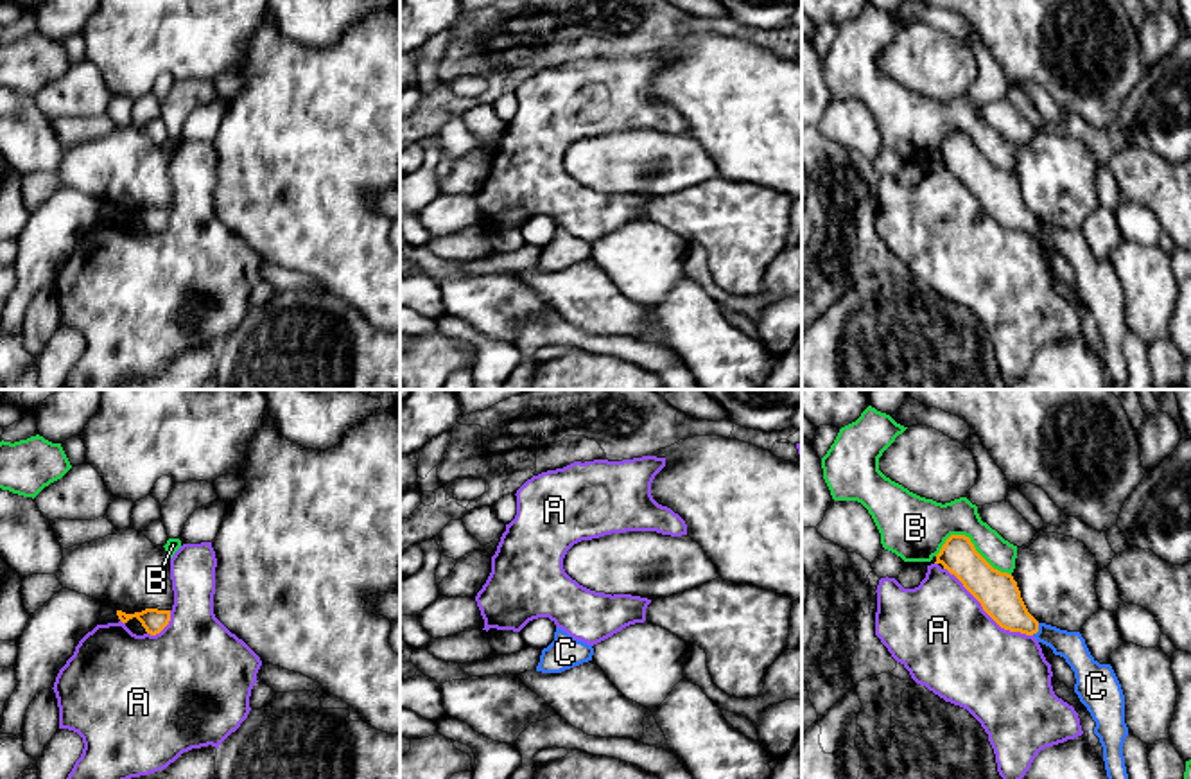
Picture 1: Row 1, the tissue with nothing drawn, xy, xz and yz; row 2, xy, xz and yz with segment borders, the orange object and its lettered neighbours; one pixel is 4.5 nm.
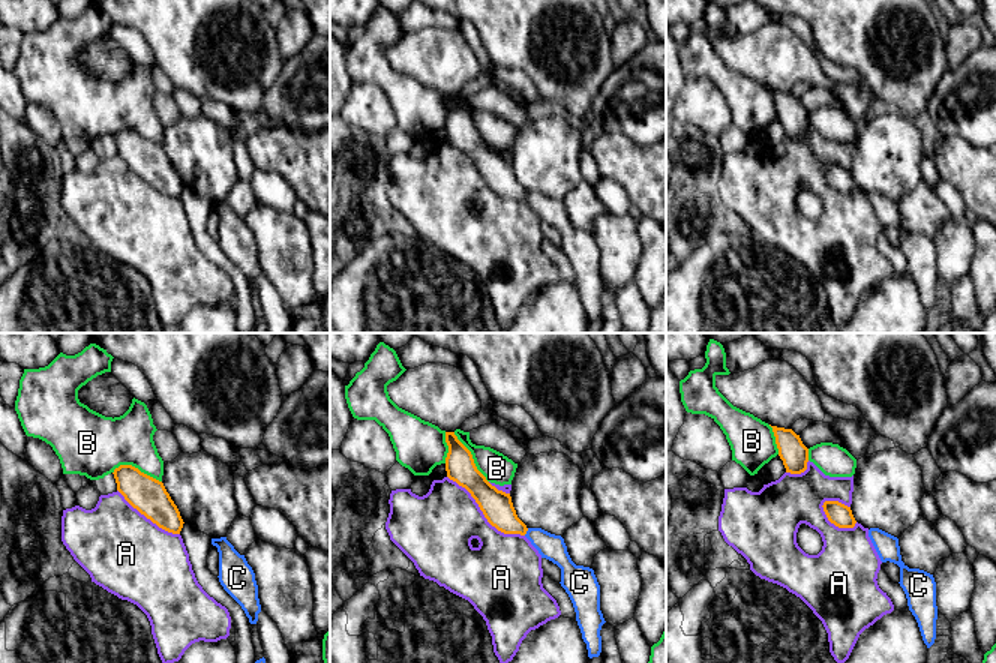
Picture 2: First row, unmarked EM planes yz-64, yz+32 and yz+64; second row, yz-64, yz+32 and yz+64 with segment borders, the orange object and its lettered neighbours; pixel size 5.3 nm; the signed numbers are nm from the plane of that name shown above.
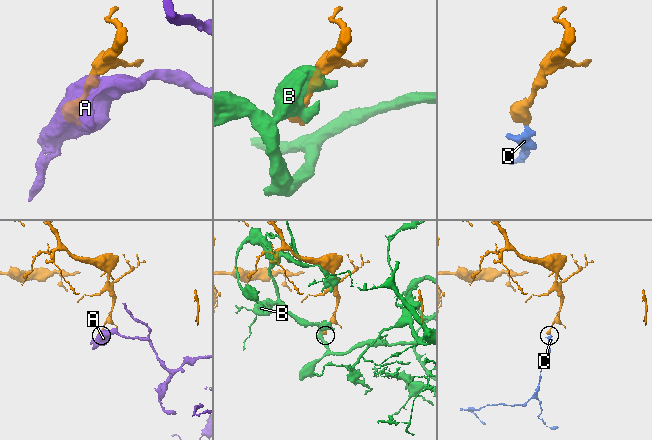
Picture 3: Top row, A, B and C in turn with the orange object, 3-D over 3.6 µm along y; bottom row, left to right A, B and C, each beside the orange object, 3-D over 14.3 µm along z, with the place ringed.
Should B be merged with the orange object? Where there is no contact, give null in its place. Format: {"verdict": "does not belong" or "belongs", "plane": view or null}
{"verdict": "does not belong", "plane": "yz"}

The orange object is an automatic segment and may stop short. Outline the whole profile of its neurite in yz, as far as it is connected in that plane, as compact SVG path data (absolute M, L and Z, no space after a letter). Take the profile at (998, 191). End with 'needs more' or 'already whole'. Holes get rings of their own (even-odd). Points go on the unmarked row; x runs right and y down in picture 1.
M951 133L936 153L936 160L954 172L981 201L983 208L1004 228L1033 233L1065 257L1074 269L1074 291L1096 319L1094 332L1103 345L1108 384L1126 390L1128 372L1123 341L1125 293L1110 262L1100 262L1080 230L1067 230L1039 221L1026 206L1012 172L994 167L969 135Z; needs more

